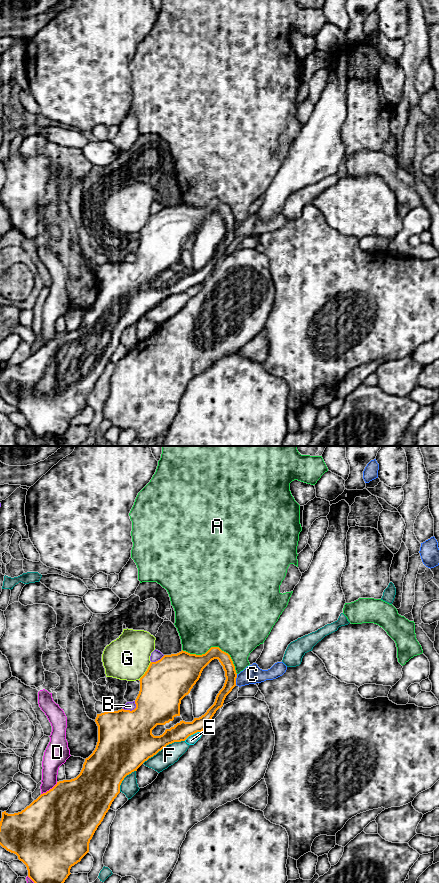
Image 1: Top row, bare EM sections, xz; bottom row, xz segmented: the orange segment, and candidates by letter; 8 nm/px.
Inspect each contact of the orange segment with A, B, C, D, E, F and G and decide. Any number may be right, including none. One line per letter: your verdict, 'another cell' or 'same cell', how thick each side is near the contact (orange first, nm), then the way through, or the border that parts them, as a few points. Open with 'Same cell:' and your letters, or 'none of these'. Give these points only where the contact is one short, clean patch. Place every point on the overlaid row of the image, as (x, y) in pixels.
Same cell: none of these
A: another cell; calibres 190 and 500 nm
B: another cell; calibres 440 and 70 nm
C: another cell; calibres 100 and 160 nm; border xz (237, 674), (235, 684)
D: another cell; calibres 500 and 170 nm
E: another cell; calibres 150 and 80 nm
F: another cell; calibres 340 and 150 nm
G: another cell; calibres 380 and 360 nm

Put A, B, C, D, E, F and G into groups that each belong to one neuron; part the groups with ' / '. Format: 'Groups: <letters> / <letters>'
Groups: A / B / C / D / E / F / G

